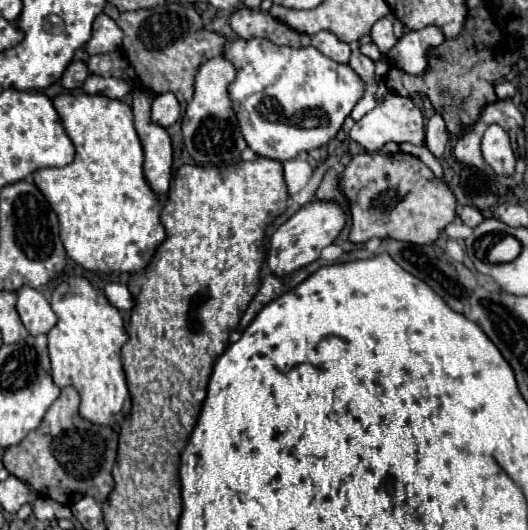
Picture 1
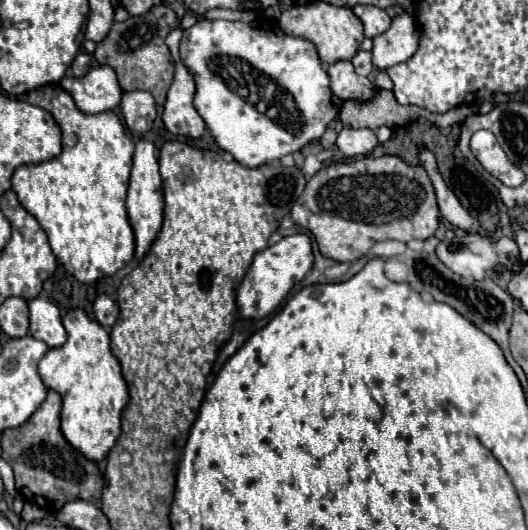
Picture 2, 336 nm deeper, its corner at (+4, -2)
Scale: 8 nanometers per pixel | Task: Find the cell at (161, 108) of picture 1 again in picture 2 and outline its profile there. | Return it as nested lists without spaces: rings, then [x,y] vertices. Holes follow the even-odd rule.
[[[127,91],[121,97],[121,113],[133,135],[145,135],[157,115],[153,95],[147,91]]]

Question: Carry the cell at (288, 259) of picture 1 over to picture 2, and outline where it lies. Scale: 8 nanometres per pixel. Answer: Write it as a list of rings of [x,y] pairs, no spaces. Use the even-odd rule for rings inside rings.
[[[303,233],[283,237],[277,245],[267,247],[259,251],[253,257],[253,263],[249,271],[245,273],[243,281],[237,287],[237,307],[241,319],[263,319],[271,315],[279,303],[287,297],[291,287],[305,277],[305,273],[313,265],[313,251],[311,251],[311,239]]]

